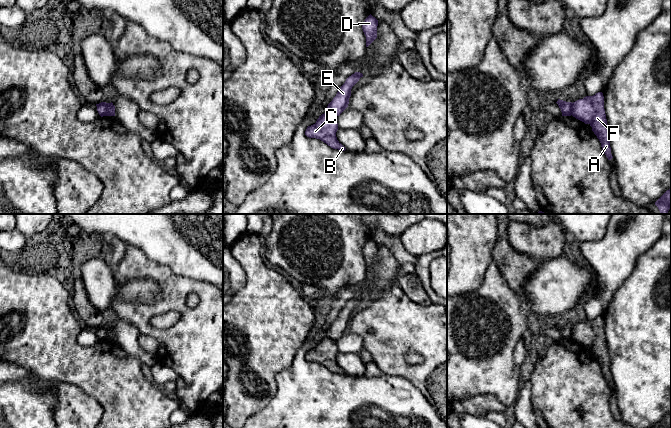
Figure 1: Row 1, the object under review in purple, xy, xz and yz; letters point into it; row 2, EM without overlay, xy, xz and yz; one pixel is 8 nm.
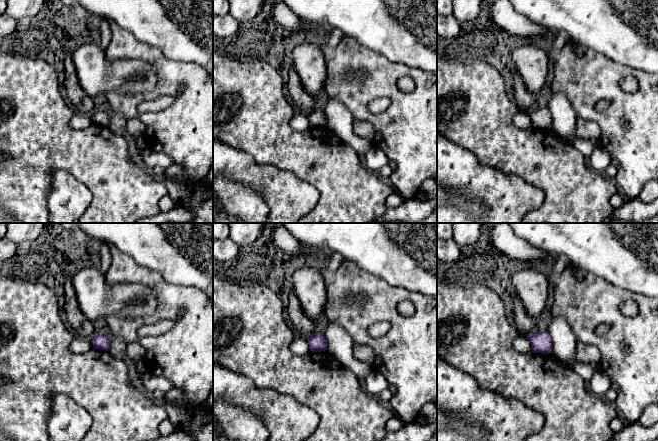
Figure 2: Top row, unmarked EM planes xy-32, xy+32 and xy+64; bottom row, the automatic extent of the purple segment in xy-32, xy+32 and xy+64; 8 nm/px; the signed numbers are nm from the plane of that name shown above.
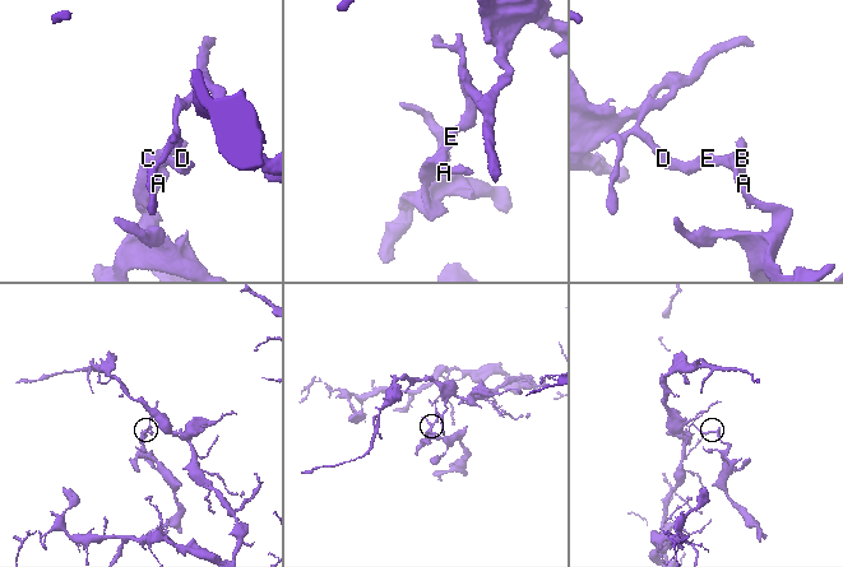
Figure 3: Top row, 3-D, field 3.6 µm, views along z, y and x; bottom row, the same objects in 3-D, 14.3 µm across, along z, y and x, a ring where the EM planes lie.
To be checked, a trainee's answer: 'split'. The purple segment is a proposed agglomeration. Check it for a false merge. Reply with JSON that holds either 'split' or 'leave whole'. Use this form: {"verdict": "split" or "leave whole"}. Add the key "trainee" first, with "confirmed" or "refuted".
{"trainee": "confirmed", "verdict": "split"}

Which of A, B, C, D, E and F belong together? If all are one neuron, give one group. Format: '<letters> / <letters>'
A B C F / D E

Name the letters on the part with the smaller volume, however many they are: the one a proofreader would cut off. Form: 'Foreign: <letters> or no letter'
Foreign: A, B, C, F

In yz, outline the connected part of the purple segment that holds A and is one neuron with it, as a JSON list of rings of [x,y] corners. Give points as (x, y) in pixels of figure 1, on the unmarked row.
[[[598,316],[572,327],[572,340],[589,348],[601,367],[603,376],[608,384],[613,382],[610,371],[610,359],[604,333],[604,320]]]

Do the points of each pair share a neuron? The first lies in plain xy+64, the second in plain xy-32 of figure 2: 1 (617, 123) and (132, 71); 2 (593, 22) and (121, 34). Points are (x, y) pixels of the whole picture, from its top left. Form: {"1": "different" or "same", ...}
{"1": "different", "2": "different"}

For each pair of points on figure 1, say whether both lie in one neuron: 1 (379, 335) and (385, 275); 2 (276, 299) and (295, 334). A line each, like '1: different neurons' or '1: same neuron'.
1: different neurons
2: same neuron

